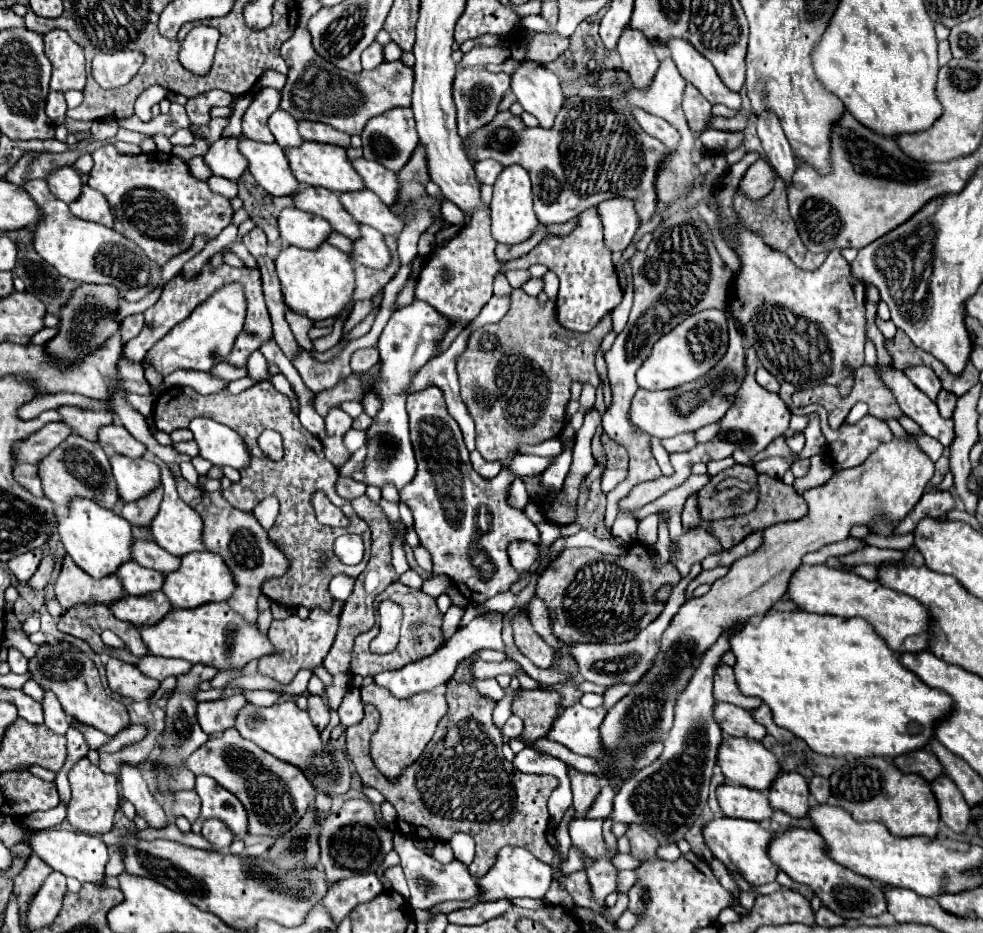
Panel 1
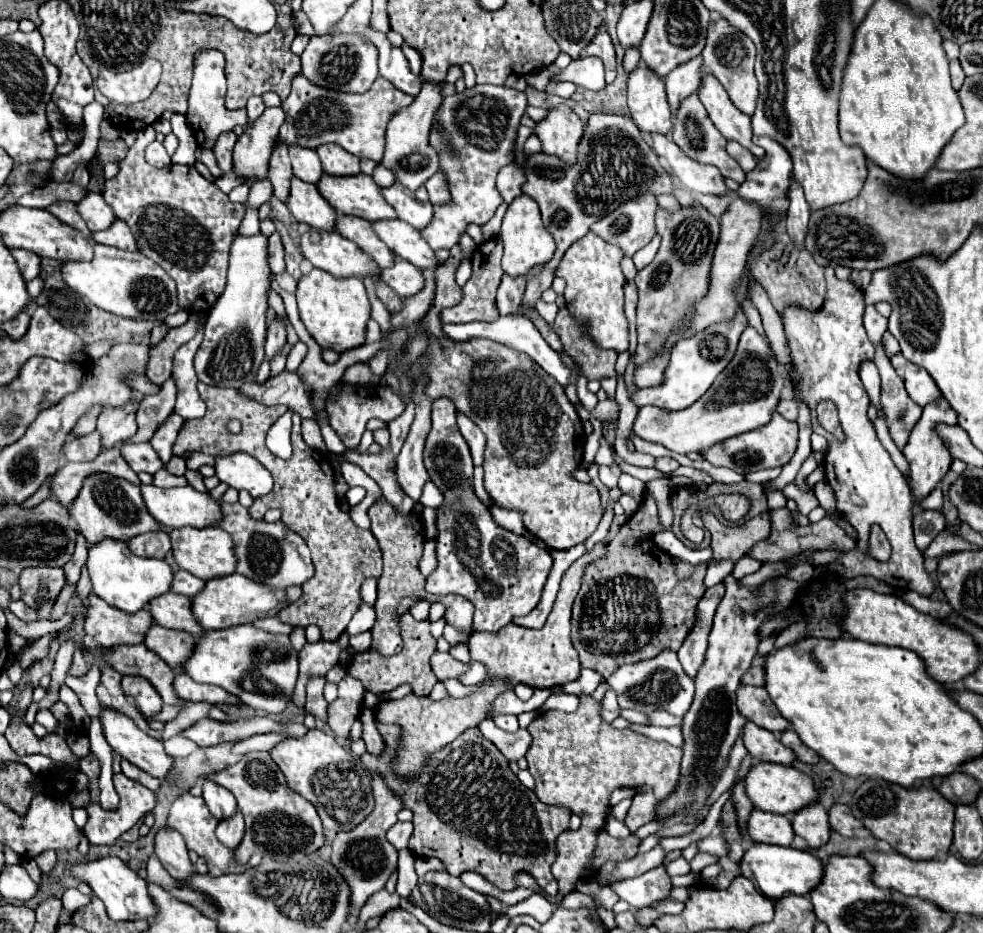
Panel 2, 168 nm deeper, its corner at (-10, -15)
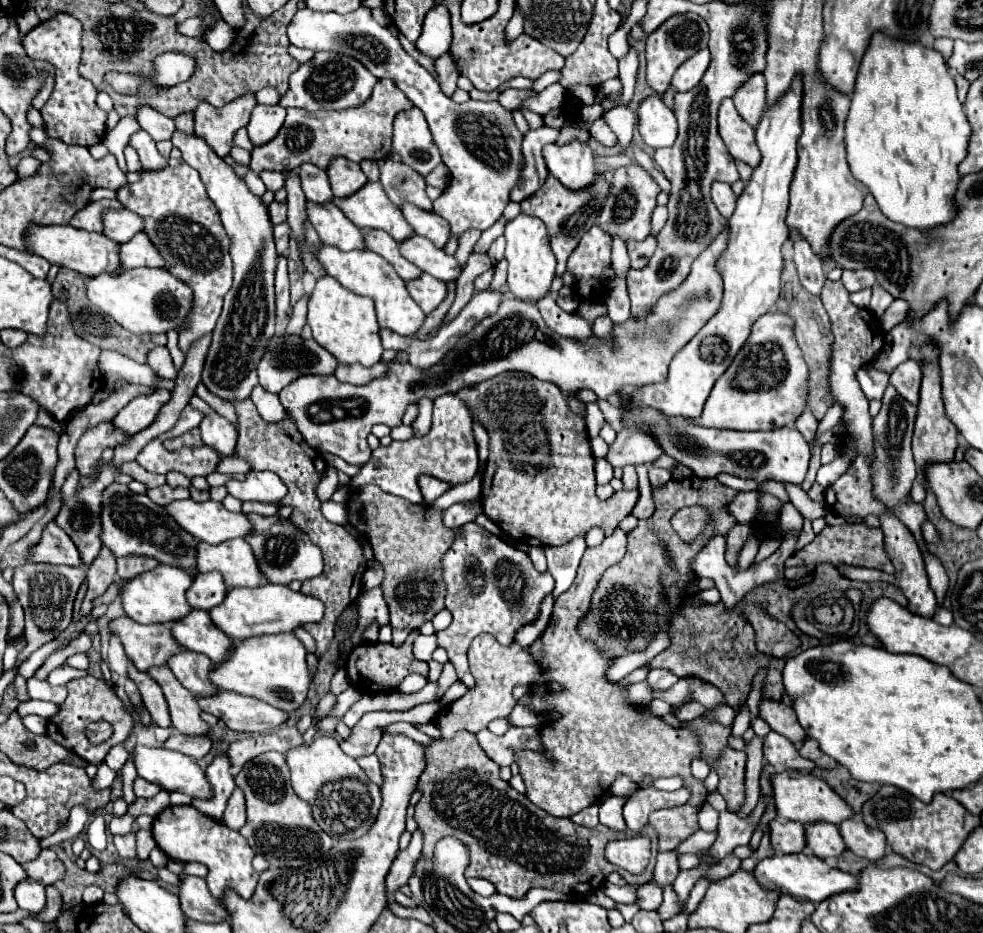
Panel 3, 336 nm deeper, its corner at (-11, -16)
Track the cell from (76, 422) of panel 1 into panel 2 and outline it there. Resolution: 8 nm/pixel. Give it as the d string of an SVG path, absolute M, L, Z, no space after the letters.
M138 403L130 407L104 407L96 421L96 431L102 435L102 447L110 449L136 433L136 409Z

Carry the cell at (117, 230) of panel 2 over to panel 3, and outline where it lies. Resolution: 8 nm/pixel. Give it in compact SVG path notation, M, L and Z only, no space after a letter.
M143 232L135 236L135 240L121 244L121 260L125 268L165 268L165 258Z

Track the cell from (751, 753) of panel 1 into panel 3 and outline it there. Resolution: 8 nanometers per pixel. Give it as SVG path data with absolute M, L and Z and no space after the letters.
M789 770L789 772L775 774L771 780L773 780L773 790L775 790L777 816L781 820L795 820L795 822L801 822L801 824L831 822L831 824L839 826L843 820L855 816L851 806L845 804L845 800L835 790L831 790L821 778L817 778L813 774Z

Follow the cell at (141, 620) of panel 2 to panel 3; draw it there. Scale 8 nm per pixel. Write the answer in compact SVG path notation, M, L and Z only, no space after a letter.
M123 616L111 622L111 630L119 634L127 656L141 672L147 672L153 666L165 666L171 656L181 652L181 646L167 624L143 626Z

